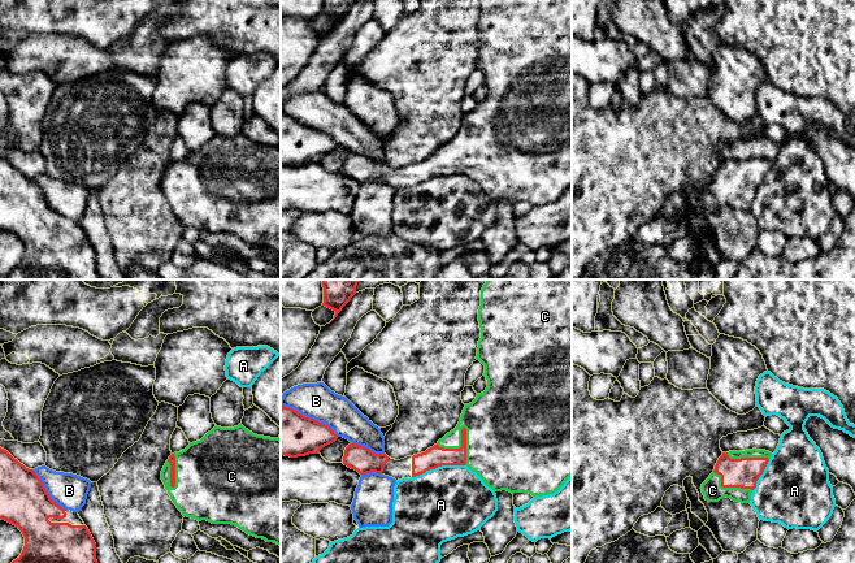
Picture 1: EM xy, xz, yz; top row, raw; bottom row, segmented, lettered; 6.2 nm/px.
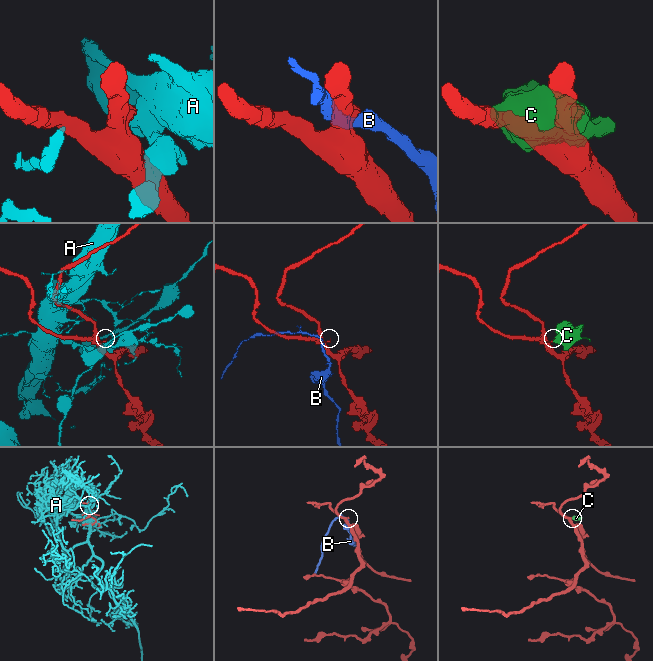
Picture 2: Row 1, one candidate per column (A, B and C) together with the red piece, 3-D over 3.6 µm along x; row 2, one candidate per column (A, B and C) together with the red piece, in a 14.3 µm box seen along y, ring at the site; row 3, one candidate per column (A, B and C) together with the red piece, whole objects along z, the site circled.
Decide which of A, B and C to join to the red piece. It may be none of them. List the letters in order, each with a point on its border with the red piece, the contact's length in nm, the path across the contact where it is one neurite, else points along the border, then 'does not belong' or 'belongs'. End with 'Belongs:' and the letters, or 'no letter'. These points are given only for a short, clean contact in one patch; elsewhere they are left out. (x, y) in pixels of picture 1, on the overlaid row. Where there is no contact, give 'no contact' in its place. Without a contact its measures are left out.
A: meets red in xz at (438, 466); contact 340 nm long; does not belong
B: meets red in xz at (308, 418); contact 420 nm long; does not belong
C: meets red in xz at (461, 431); contact 240 nm long; runs through xz (435, 457), (459, 447), (461, 431), (502, 427); belongs
Belongs: C

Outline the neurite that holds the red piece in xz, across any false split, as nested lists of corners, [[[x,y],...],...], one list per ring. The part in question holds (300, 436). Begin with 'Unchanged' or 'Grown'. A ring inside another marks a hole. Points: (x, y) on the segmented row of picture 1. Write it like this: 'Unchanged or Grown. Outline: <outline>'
Unchanged. Outline: [[[281,404],[281,455],[298,458],[318,454],[337,438],[327,425]]]

